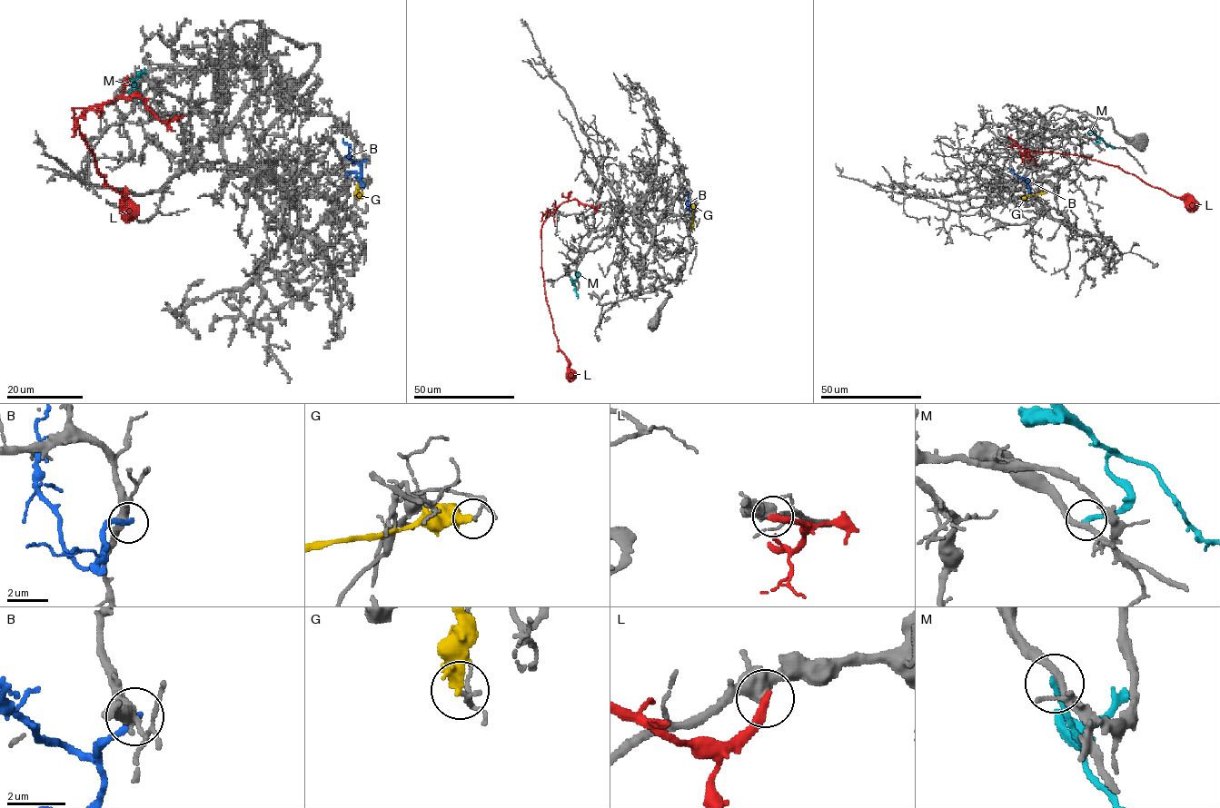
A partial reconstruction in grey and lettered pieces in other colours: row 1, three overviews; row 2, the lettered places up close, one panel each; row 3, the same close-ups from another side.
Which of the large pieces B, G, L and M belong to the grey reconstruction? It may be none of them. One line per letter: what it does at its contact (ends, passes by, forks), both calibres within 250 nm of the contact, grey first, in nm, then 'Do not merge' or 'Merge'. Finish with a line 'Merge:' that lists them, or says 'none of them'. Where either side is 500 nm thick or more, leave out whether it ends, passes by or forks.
B: It ends there. Thickness 440 nm (grey) against 280 nm. Do not merge
G: It ends there. Thickness 110 nm (grey) against 420 nm. Do not merge
L: It ends there. Thickness 360 nm (grey) against 340 nm. Do not merge
M: It ends there. Thickness 220 nm (grey) against 260 nm. Do not merge
Merge: none of them

